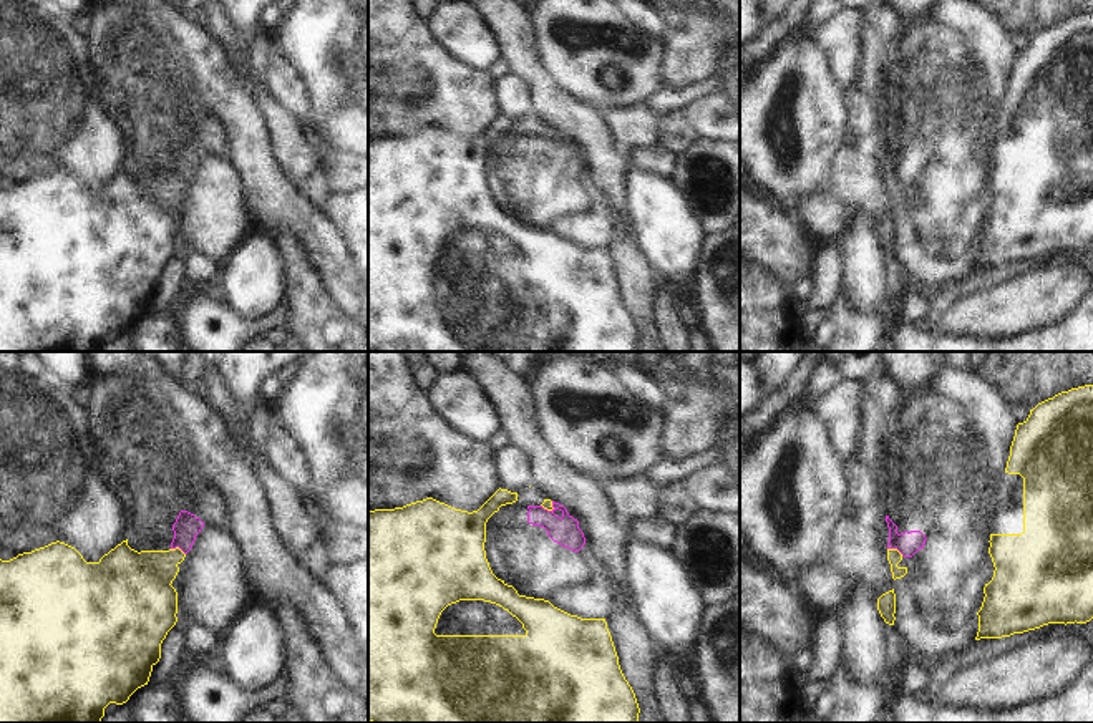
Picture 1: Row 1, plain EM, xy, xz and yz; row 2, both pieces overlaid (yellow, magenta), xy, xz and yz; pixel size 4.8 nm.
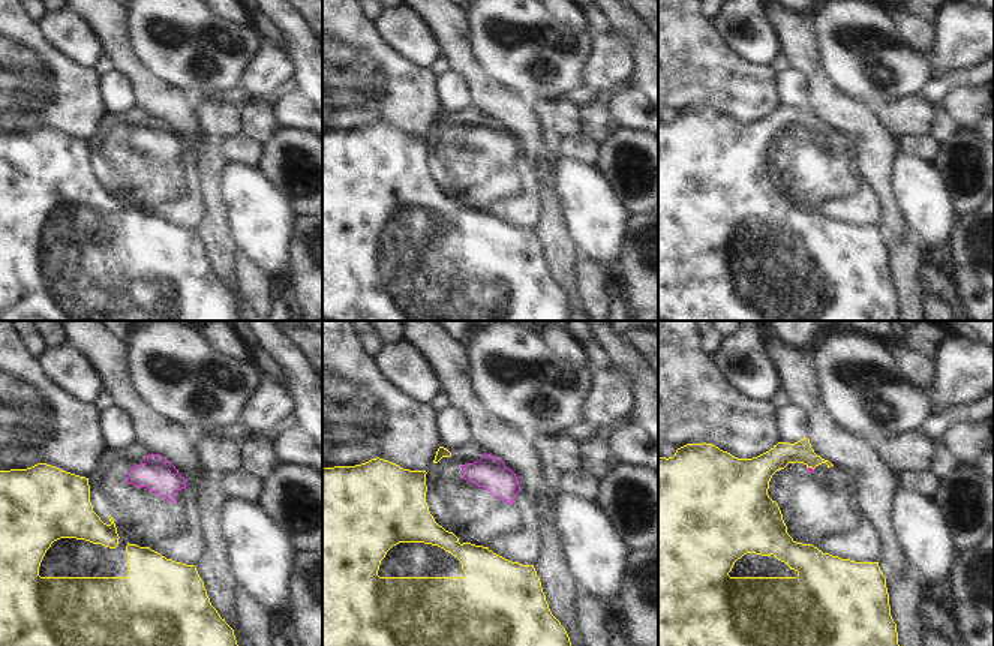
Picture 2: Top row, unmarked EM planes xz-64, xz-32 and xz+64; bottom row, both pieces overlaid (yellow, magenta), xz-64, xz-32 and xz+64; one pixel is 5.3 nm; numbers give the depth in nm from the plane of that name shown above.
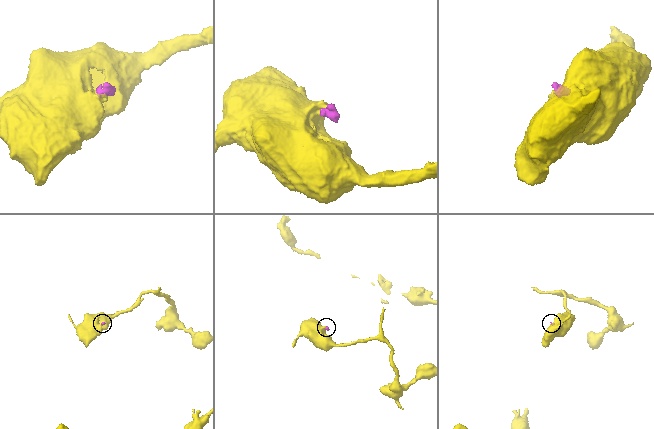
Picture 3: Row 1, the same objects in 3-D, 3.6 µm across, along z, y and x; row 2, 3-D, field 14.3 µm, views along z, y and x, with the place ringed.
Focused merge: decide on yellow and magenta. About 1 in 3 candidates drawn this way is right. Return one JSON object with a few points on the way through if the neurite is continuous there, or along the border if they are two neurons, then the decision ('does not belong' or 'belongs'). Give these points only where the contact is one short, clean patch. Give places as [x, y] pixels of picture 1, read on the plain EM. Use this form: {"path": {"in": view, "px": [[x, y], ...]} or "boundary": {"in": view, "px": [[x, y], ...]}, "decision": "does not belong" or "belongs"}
{"boundary": {"in": "yz", "px": [[888, 176], [896, 176], [903, 183]]}, "decision": "does not belong"}

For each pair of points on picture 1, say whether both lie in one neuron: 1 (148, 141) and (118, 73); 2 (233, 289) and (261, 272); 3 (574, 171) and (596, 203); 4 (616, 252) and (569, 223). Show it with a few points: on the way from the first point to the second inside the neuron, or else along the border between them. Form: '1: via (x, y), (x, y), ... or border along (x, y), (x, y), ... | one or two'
1: via (148, 125), (148, 103), (135, 90) | one
2: via (239, 289), (244, 289), (254, 279) | one
3: via (574, 179), (587, 194) | one
4: border along (611, 213), (616, 239), (606, 249) | two

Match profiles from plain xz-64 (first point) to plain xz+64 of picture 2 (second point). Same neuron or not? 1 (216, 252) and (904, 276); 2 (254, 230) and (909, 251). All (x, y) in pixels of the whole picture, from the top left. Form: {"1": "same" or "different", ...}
{"1": "same", "2": "different"}

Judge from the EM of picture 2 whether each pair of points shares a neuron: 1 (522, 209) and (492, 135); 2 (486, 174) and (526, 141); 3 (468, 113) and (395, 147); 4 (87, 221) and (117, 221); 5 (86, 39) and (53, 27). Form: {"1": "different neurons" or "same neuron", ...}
{"1": "same neuron", "2": "different neurons", "3": "different neurons", "4": "same neuron", "5": "same neuron"}

